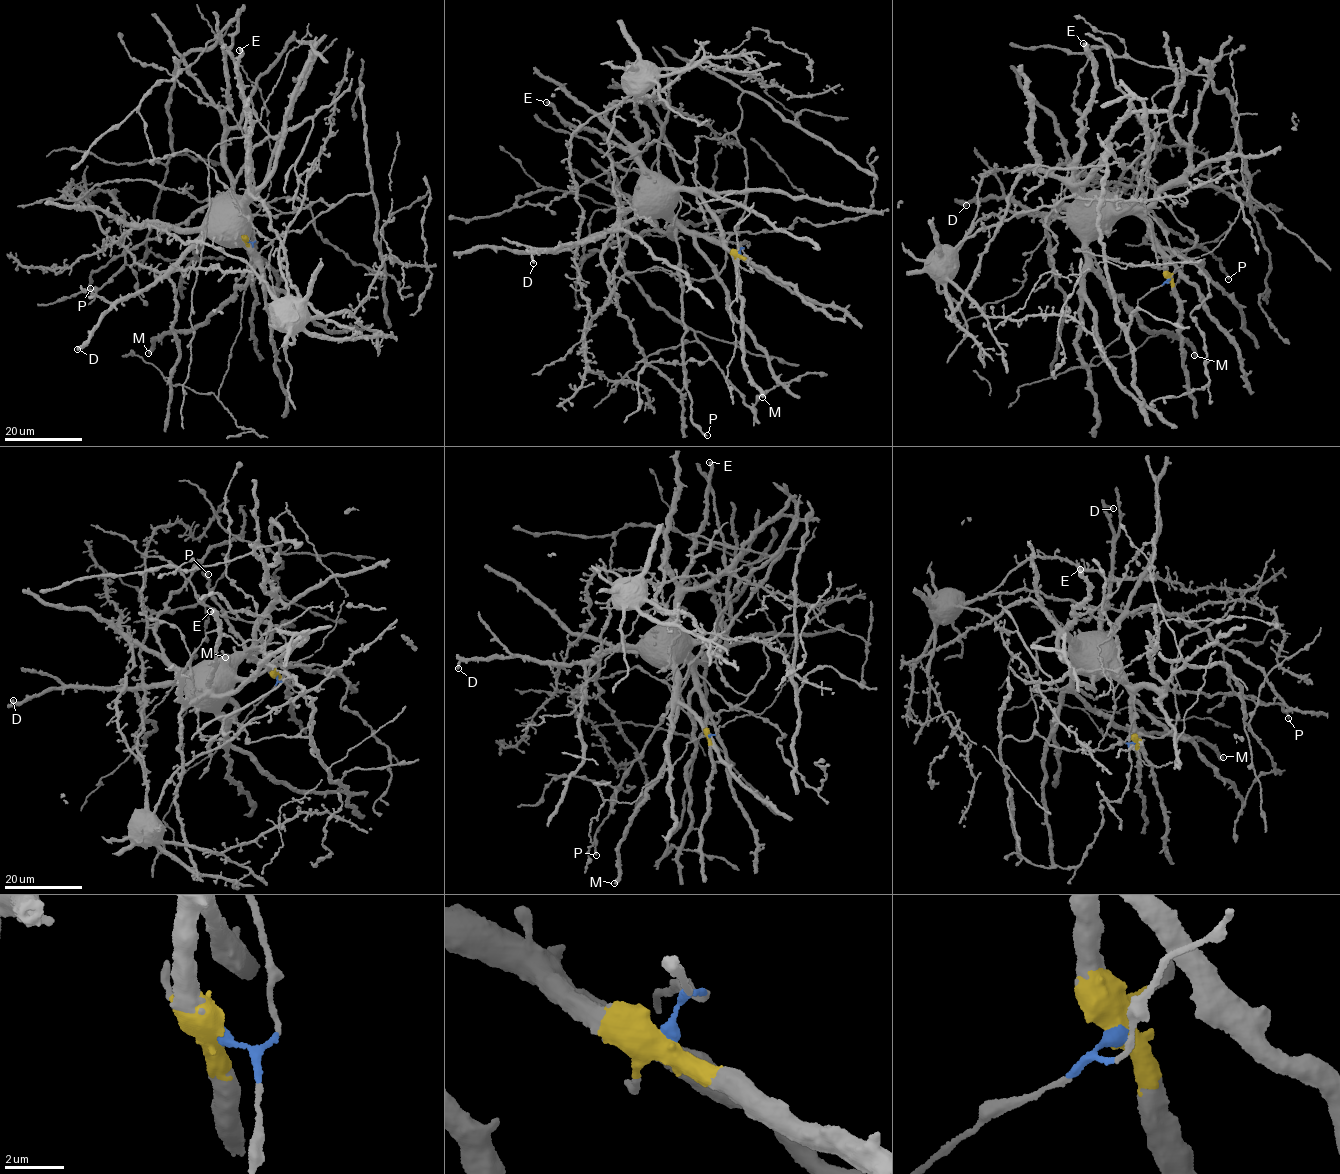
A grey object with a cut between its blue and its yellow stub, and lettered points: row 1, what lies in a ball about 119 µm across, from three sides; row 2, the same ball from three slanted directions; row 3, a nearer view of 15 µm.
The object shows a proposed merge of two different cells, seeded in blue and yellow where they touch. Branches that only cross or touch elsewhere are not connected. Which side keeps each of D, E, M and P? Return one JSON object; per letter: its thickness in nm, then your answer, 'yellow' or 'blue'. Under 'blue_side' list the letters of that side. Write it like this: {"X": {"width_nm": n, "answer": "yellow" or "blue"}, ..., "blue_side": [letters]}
{"D": {"width_nm": 440, "answer": "yellow"}, "E": {"width_nm": 550, "answer": "yellow"}, "M": {"width_nm": 500, "answer": "yellow"}, "P": {"width_nm": 360, "answer": "yellow"}, "blue_side": []}

